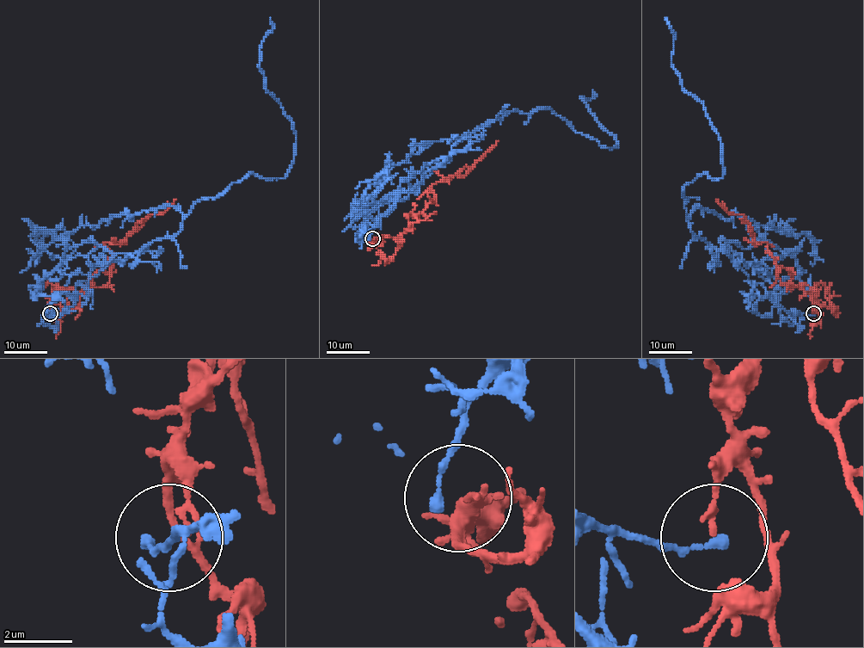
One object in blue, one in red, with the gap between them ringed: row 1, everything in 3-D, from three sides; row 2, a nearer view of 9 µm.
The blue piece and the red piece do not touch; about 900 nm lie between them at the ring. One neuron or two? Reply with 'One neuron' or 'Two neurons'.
One neuron

